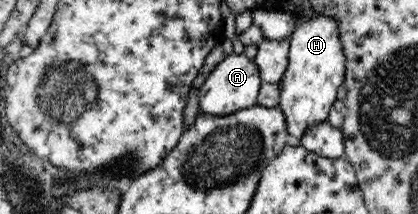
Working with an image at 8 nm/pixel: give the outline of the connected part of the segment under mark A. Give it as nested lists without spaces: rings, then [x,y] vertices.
[[[245,54],[227,55],[223,62],[215,66],[215,69],[198,90],[199,109],[204,115],[223,116],[238,112],[243,108],[256,106],[262,82],[260,70],[253,59]]]

